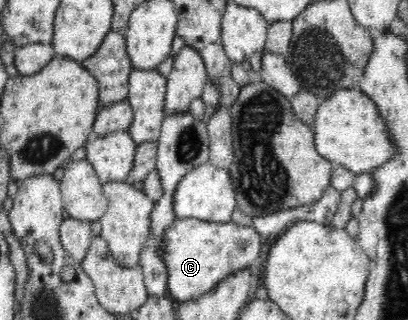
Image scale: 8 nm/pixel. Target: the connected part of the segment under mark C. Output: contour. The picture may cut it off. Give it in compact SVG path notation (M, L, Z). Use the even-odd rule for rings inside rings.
M176 219L164 231L160 256L166 263L168 290L177 302L194 300L213 289L223 278L245 266L254 266L264 255L266 241L253 226Z

